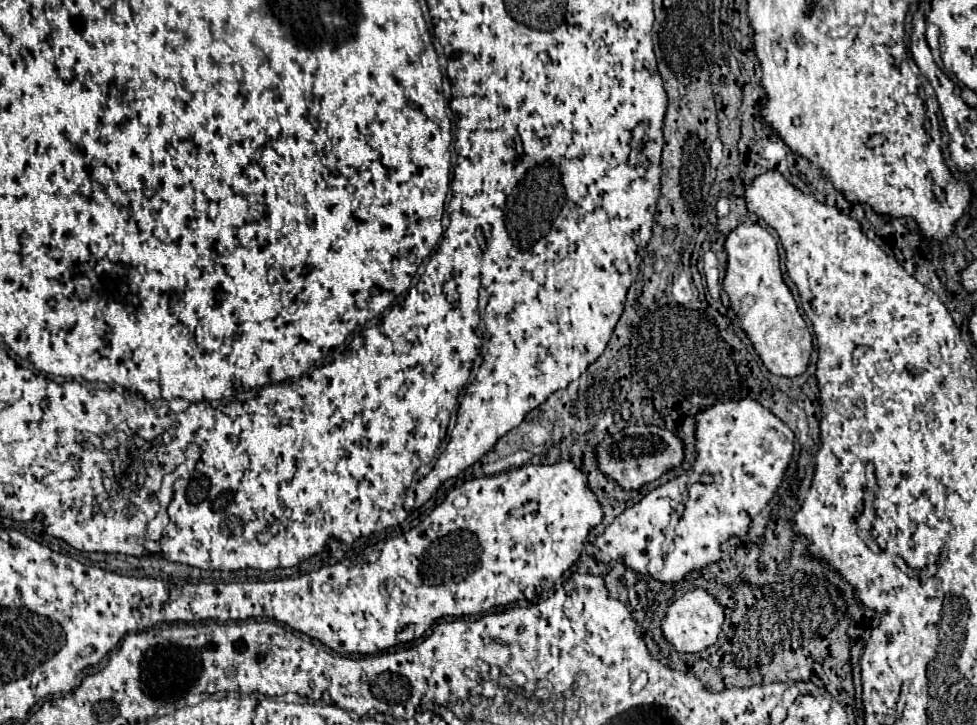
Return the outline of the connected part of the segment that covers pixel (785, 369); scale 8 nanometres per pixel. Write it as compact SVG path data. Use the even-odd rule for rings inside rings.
M742 223L728 233L724 251L728 257L724 291L728 293L730 307L738 315L738 321L760 355L764 367L770 373L782 377L802 375L810 359L812 335L808 333L808 327L798 313L798 305L790 289L782 281L780 257L774 237L768 233L768 229L756 223Z

